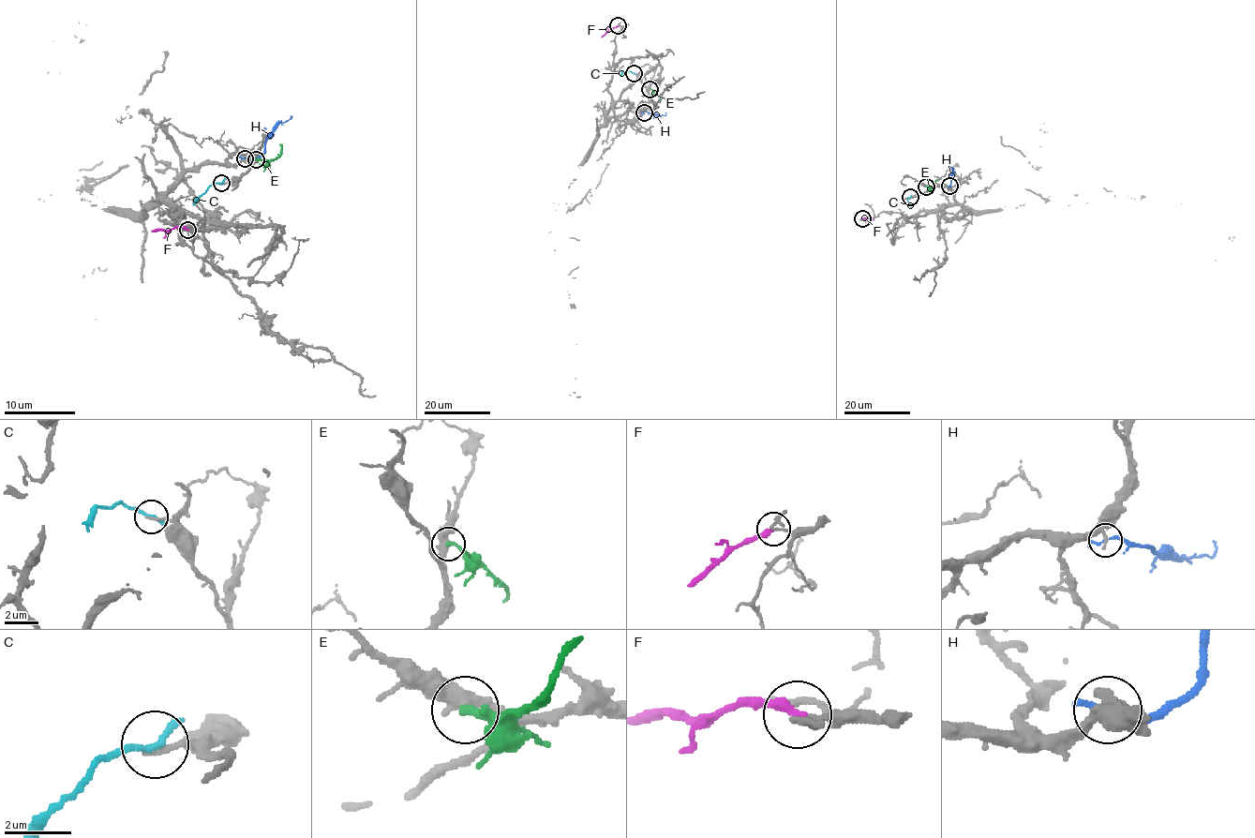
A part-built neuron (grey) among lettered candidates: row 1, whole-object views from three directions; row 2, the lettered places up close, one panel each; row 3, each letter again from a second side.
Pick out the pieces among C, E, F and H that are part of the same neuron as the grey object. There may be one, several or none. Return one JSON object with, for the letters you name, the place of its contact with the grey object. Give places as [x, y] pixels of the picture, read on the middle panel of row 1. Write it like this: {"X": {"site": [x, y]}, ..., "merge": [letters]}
{"merge": []}

